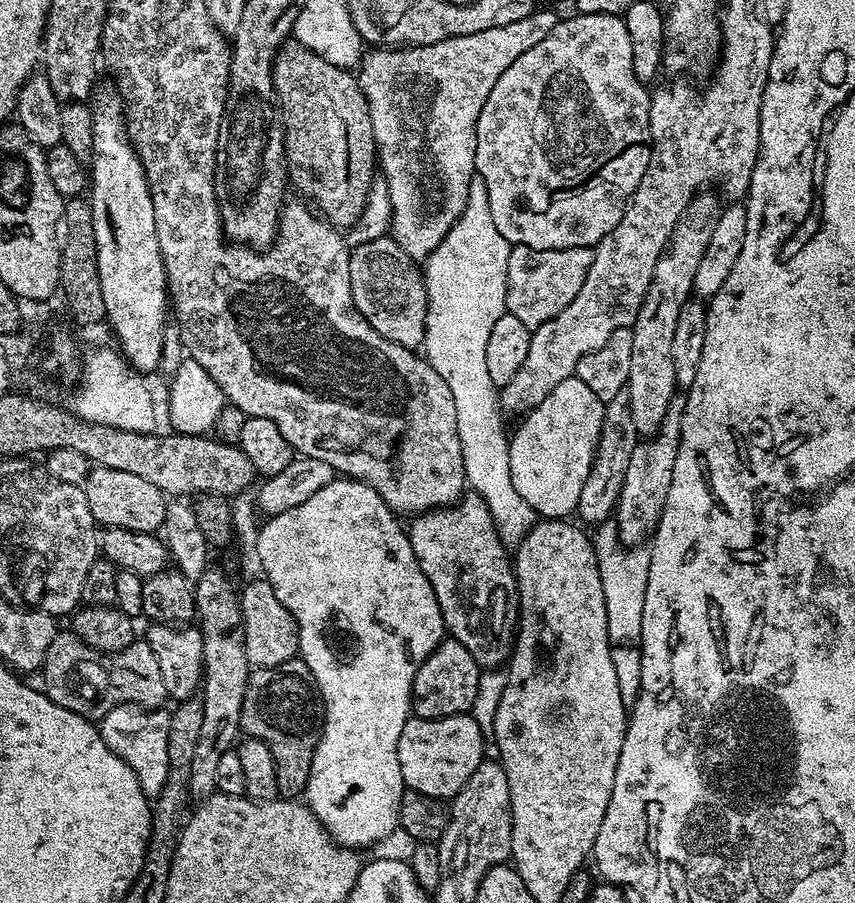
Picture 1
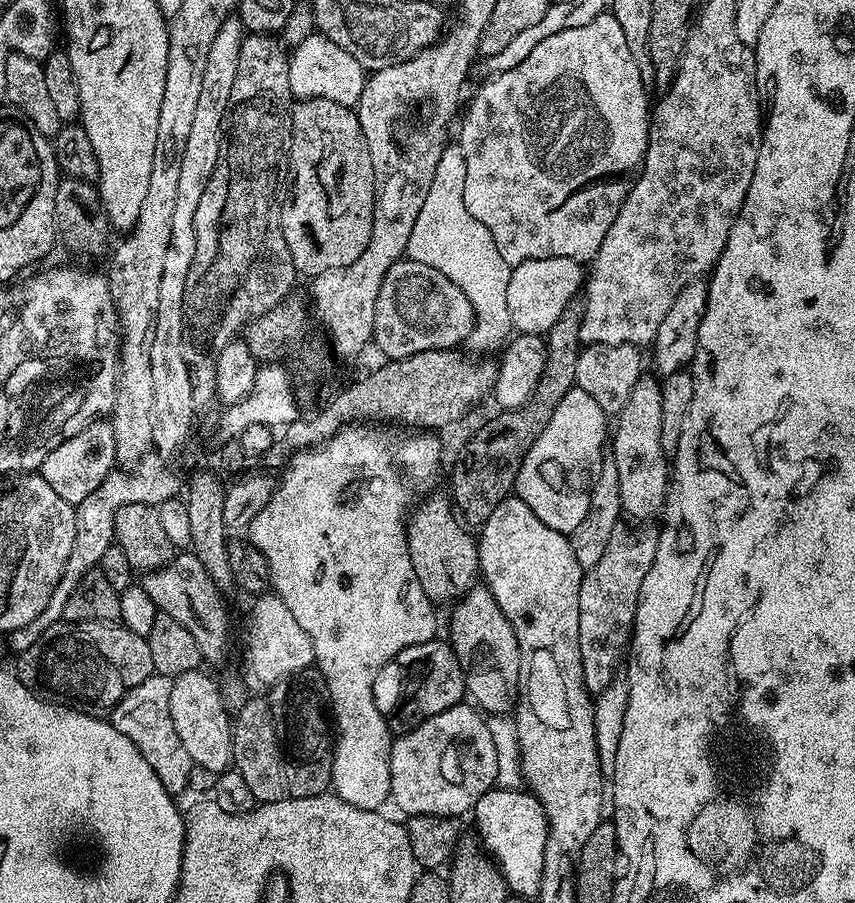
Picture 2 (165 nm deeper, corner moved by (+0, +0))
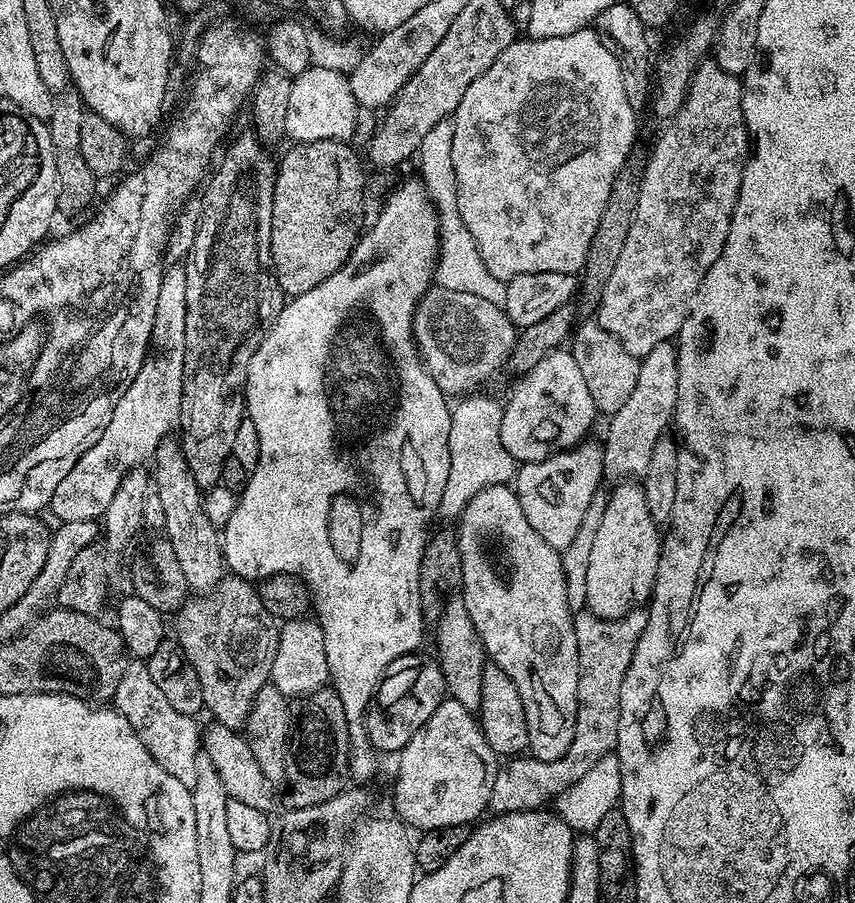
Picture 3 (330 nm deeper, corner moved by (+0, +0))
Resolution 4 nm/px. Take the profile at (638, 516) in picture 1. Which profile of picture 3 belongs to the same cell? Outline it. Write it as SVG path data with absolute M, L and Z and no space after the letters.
M587 610L574 616L574 634L578 642L578 702L574 739L566 754L558 760L539 760L533 756L509 759L497 771L491 790L489 809L497 815L507 812L537 811L579 782L604 755L615 749L618 721L621 718L622 678L630 670L638 638L646 630L647 611L633 610L620 620L604 620Z

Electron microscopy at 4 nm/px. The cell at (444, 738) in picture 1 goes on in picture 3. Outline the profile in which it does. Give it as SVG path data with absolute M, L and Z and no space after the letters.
M445 698L430 714L430 718L406 742L406 746L398 753L400 765L396 768L396 812L395 815L409 829L427 830L442 826L471 825L485 815L491 802L491 790L498 771L498 757L490 750L490 742L486 742L484 732L480 729L479 719L462 706L462 702Z

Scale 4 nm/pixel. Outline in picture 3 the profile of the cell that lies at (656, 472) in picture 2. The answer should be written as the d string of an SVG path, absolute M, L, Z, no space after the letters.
M620 482L615 488L608 492L602 526L598 526L586 573L587 611L604 620L620 620L651 597L662 543L661 529L650 518L643 487L636 482Z

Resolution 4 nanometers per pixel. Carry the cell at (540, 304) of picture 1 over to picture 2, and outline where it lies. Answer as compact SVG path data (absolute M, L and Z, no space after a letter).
M534 258L515 265L510 286L506 286L506 306L510 306L513 329L525 336L544 336L585 284L585 265L574 258Z

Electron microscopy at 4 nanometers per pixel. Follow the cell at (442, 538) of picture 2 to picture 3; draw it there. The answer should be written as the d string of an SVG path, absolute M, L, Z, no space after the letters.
M445 599L442 618L434 625L434 632L436 632L436 648L440 651L438 663L444 675L447 695L453 700L462 702L462 706L466 706L468 712L479 713L486 653L478 630L474 630L474 622L470 622L470 614L466 610L463 599Z

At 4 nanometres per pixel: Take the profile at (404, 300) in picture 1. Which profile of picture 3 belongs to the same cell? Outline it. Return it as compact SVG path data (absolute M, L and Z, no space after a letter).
M433 286L417 303L416 313L412 315L412 333L416 339L416 349L420 351L420 358L434 382L443 390L445 396L460 398L465 394L472 394L479 384L486 383L503 364L505 367L511 361L518 329L510 322L501 305L486 302L486 298L478 298L478 294Z

